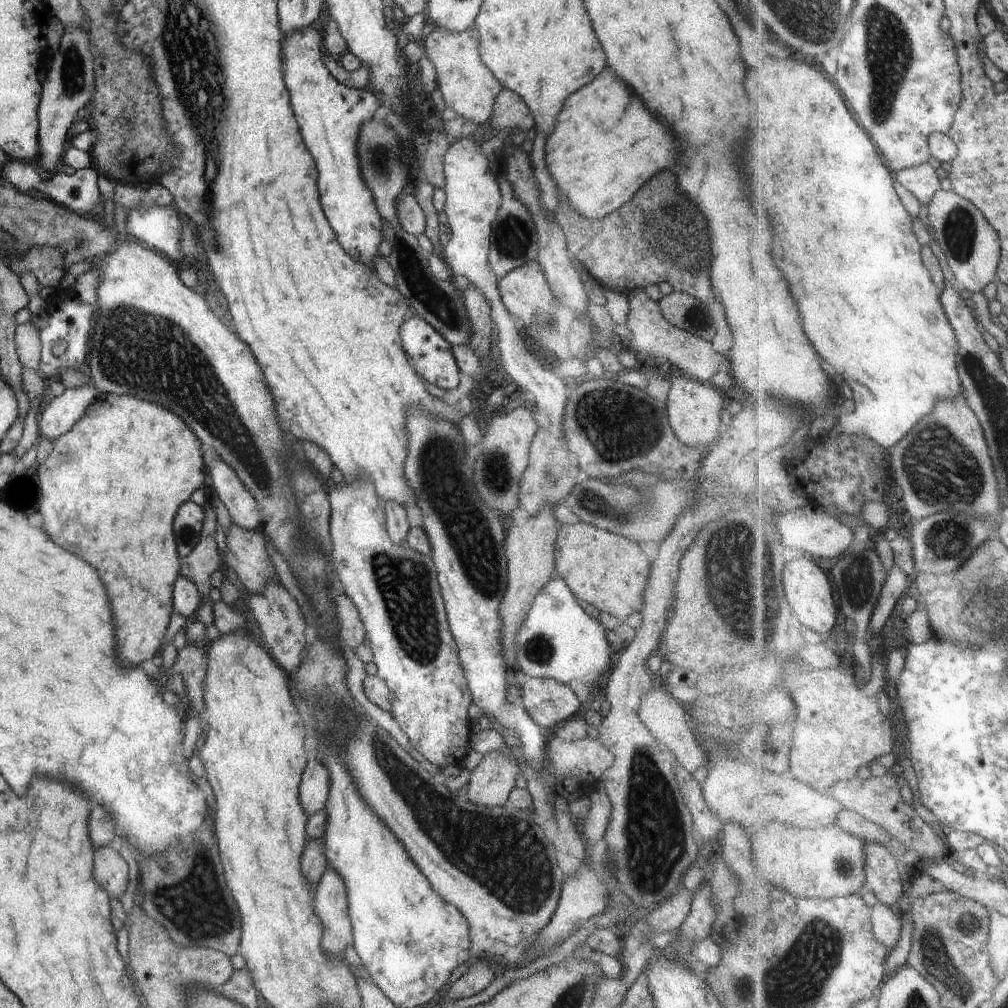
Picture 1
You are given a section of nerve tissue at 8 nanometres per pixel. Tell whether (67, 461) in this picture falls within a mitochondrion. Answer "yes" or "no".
yes

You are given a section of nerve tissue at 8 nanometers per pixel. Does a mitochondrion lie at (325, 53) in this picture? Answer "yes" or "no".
no

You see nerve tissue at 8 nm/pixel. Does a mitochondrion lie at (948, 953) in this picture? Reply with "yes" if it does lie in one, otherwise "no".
yes

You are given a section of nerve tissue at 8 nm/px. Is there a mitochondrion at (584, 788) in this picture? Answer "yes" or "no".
no

